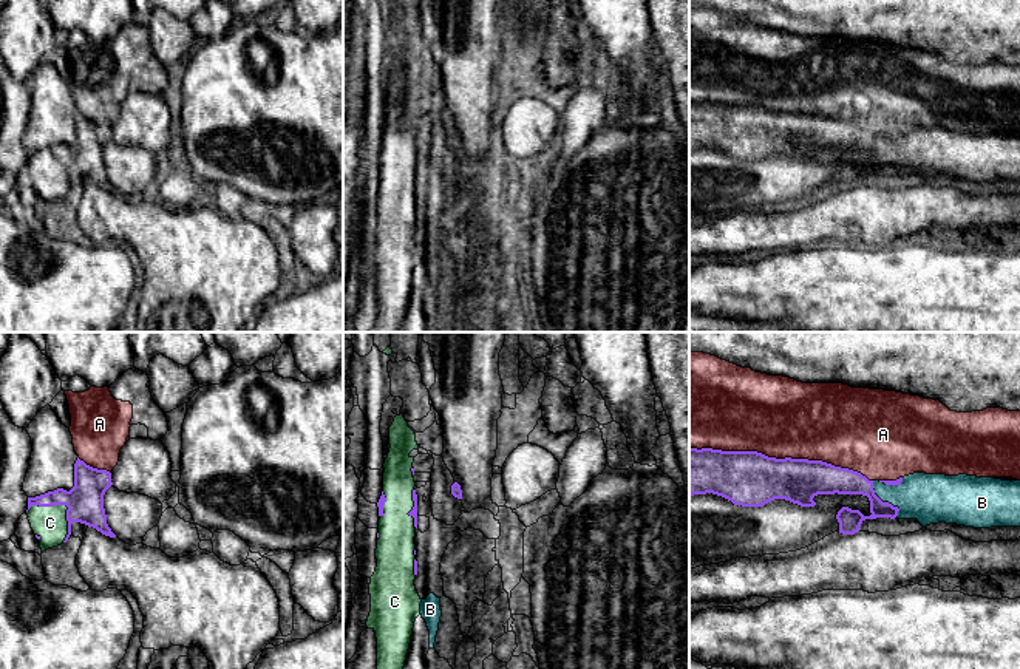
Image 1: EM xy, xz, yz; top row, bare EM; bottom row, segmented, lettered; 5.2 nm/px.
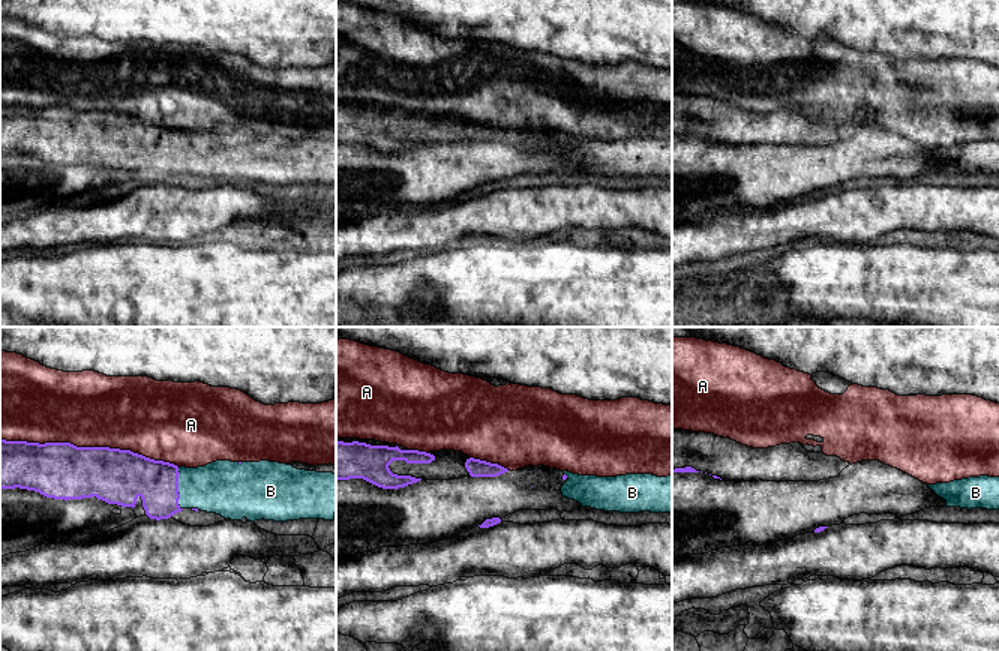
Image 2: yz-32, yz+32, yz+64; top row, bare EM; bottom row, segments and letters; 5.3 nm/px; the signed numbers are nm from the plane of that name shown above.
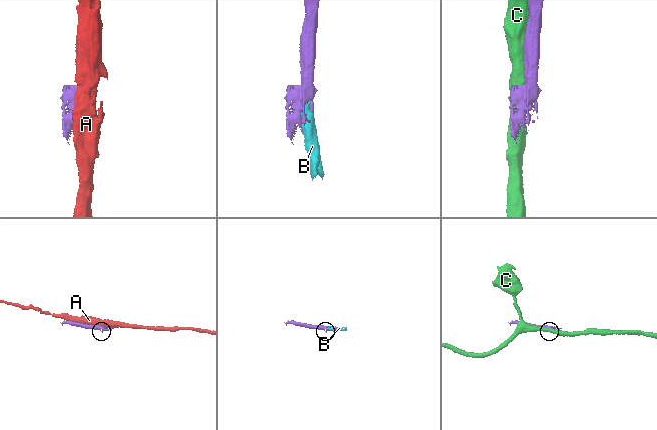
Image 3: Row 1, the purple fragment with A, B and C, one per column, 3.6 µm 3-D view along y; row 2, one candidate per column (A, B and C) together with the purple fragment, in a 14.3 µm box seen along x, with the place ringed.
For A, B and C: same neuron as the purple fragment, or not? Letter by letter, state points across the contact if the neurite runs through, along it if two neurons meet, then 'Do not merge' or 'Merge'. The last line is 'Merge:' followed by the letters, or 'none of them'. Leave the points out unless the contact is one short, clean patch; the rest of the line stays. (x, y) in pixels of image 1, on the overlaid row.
A: Do not merge
B: Merge
C: Do not merge
Merge: B

